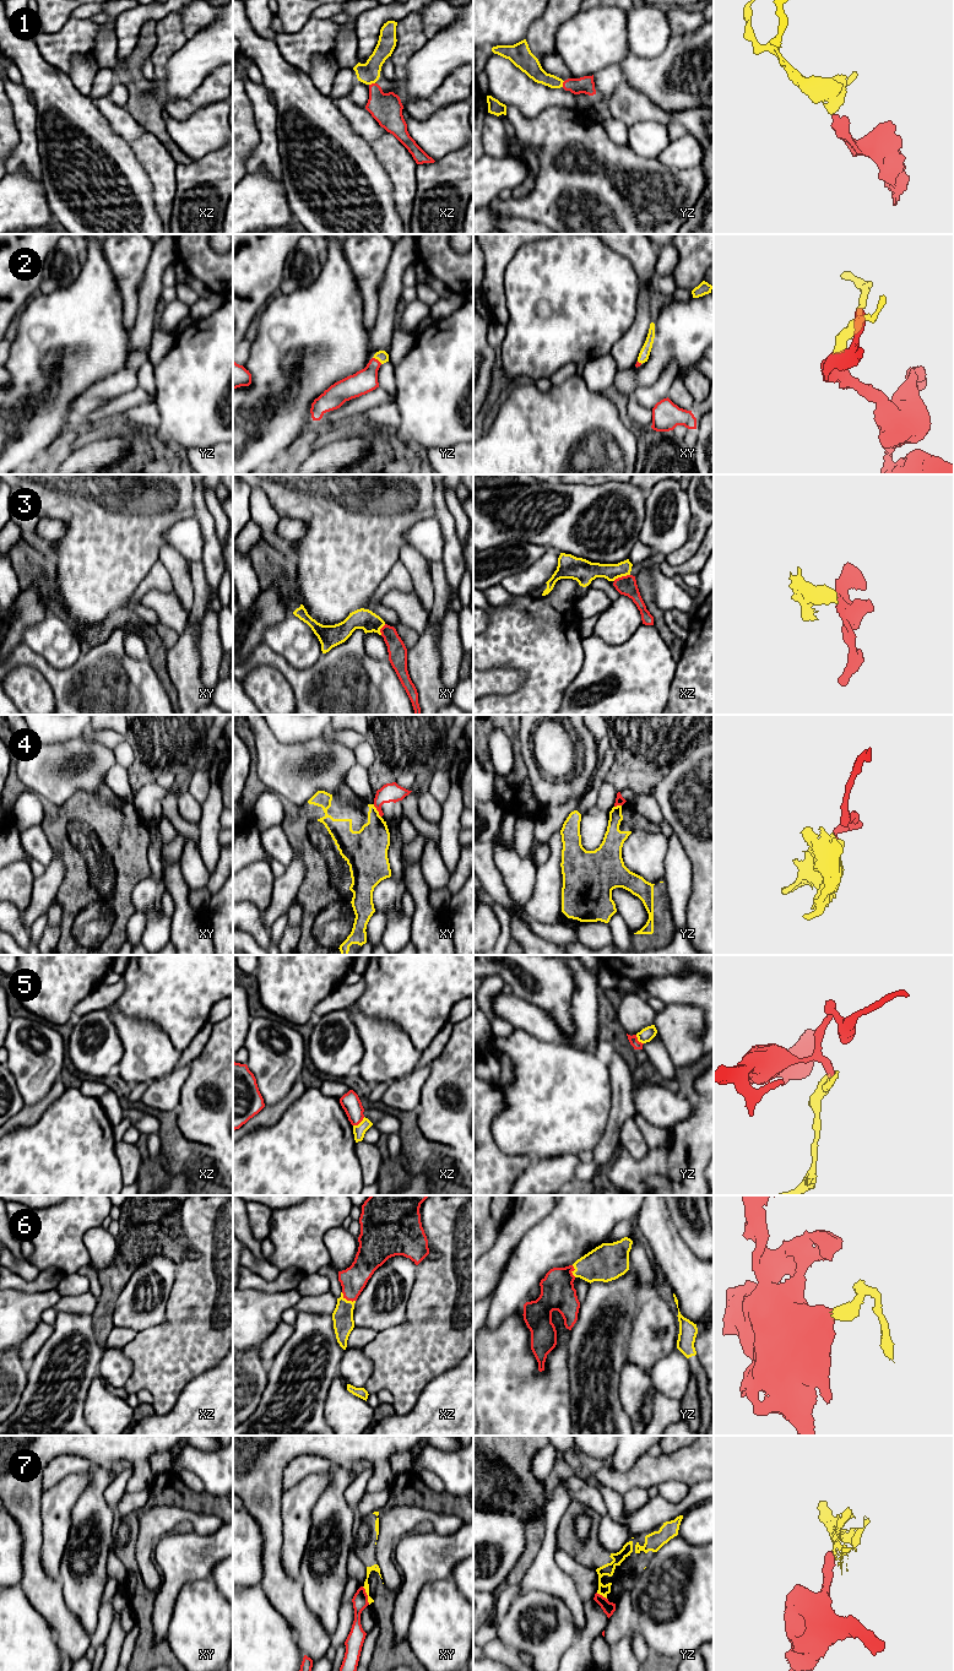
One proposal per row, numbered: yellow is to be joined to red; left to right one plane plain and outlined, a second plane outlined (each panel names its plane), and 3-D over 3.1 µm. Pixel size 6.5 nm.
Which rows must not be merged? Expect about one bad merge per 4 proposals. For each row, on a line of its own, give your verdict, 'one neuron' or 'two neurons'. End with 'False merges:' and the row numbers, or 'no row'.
1: one neuron
2: one neuron
3: one neuron
4: two neurons
5: two neurons
6: one neuron
7: two neurons
False merges: 4, 5, 7

